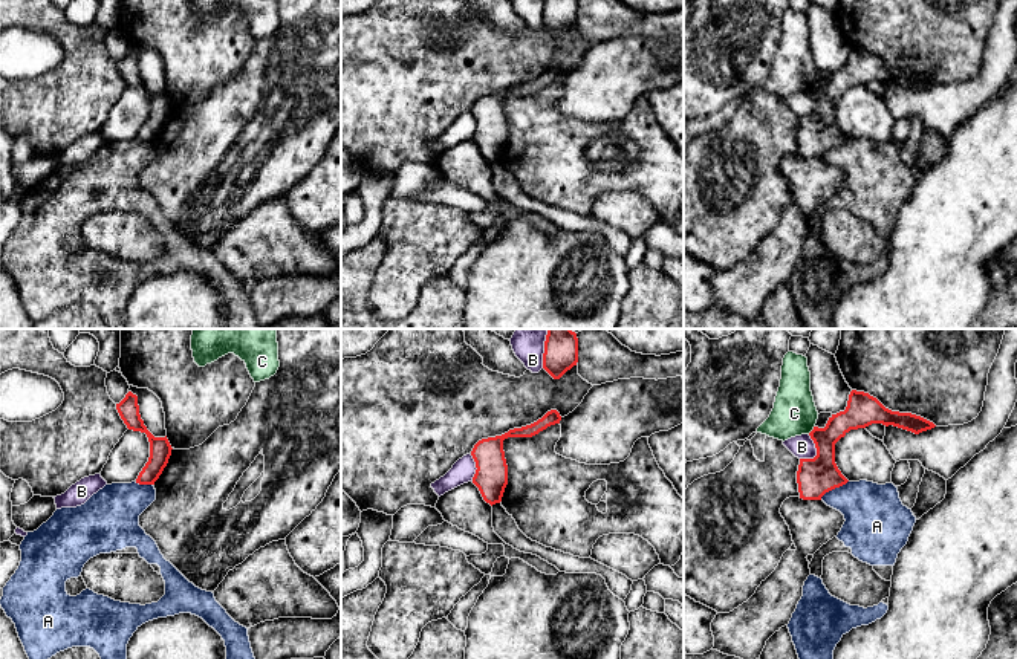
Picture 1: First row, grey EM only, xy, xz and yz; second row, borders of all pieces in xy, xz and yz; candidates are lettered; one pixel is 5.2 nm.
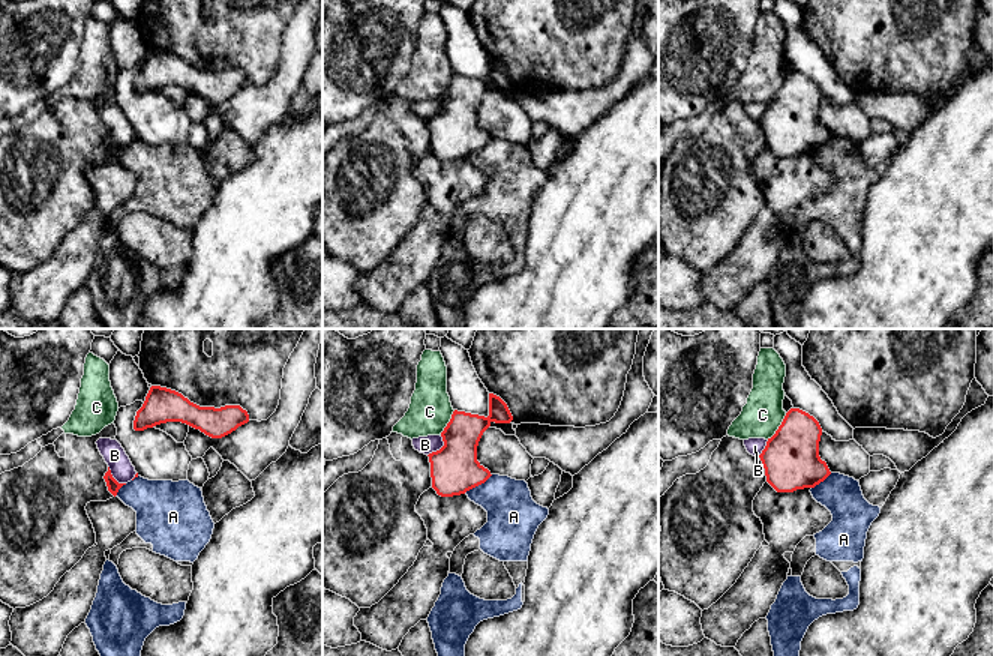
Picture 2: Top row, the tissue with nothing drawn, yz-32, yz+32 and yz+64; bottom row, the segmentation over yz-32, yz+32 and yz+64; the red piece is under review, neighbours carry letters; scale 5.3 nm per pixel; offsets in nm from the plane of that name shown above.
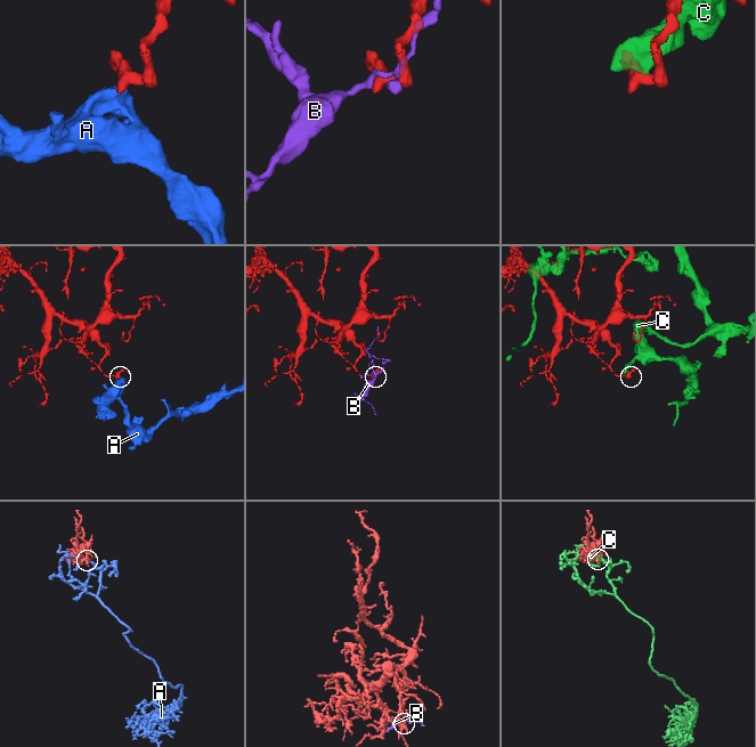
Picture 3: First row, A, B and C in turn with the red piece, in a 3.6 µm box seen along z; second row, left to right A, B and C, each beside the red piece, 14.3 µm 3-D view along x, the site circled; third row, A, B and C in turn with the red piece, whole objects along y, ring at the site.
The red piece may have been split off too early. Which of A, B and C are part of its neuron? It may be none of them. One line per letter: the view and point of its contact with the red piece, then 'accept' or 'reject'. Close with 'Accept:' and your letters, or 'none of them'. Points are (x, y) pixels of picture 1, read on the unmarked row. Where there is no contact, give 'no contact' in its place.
A: contact yz (834, 146); reject
B: contact yz (817, 110); reject
C: contact yz (812, 87); reject
Accept: none of them

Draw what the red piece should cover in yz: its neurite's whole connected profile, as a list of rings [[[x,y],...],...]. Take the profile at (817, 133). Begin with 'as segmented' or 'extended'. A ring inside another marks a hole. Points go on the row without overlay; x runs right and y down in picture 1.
as segmented; [[[852,47],[846,67],[832,72],[824,86],[814,84],[809,90],[817,113],[800,116],[797,128],[800,156],[821,157],[826,150],[849,139],[835,121],[835,101],[850,87],[866,86],[872,81],[893,83],[915,92],[936,84],[921,73],[889,67],[869,50]]]

